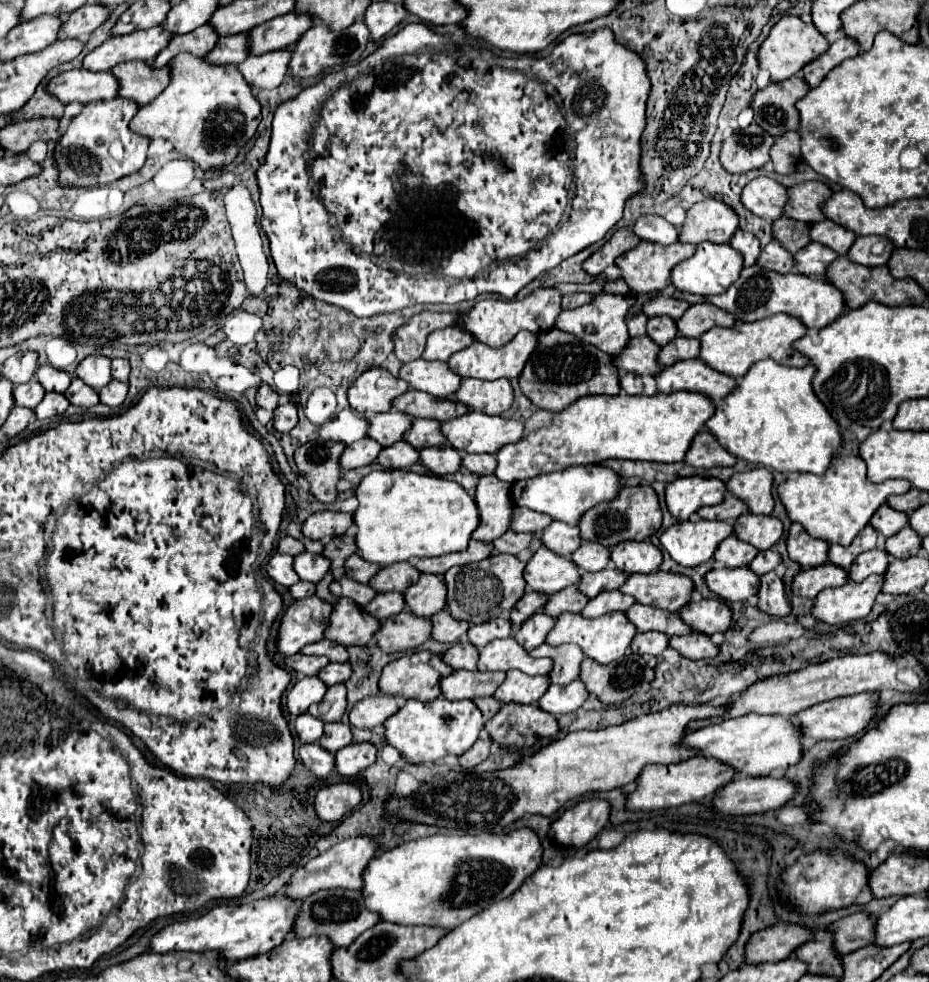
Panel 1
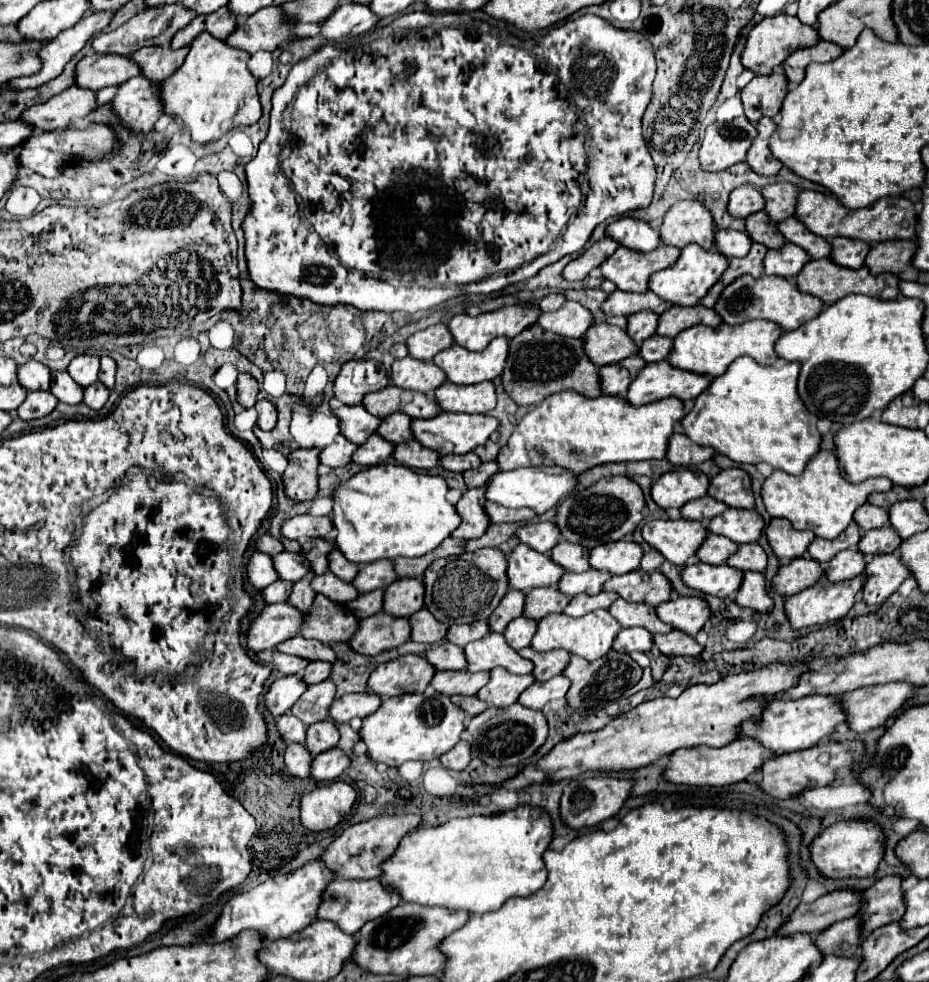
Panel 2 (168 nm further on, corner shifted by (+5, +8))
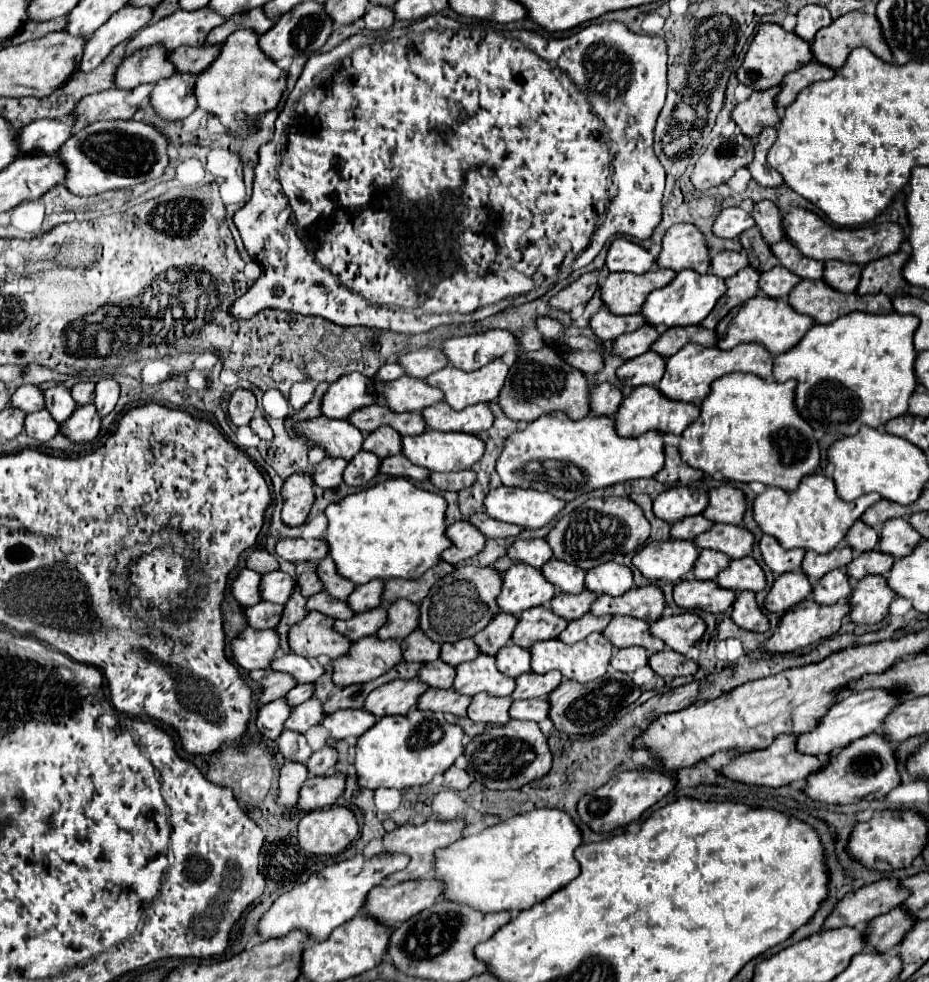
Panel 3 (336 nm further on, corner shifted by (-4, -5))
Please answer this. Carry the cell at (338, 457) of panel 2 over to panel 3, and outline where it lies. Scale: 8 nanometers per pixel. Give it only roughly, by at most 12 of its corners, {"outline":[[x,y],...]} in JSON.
{"outline":[[324,459],[312,473],[314,485],[334,489],[342,483],[344,459]]}

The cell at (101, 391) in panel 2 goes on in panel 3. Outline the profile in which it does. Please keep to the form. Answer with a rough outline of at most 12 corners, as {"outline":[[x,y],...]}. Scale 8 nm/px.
{"outline":[[94,405],[78,407],[60,433],[72,443],[88,443],[100,431]]}

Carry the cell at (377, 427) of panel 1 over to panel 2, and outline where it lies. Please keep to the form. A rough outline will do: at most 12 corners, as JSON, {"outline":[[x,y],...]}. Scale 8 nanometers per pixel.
{"outline":[[339,406],[341,434],[355,444],[367,442],[383,422],[365,406]]}

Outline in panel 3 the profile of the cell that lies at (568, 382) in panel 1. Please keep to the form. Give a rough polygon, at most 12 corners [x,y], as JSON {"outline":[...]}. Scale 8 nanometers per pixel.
{"outline":[[550,347],[520,355],[500,391],[506,417],[590,415],[590,387]]}

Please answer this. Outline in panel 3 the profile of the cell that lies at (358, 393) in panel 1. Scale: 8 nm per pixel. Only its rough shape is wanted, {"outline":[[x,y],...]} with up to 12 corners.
{"outline":[[362,373],[336,379],[322,397],[328,419],[348,419],[376,403],[374,383]]}

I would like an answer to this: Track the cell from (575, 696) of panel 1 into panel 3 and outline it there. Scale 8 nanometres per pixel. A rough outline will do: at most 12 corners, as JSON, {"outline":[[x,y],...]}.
{"outline":[[546,697],[514,701],[510,719],[542,721],[546,719]]}

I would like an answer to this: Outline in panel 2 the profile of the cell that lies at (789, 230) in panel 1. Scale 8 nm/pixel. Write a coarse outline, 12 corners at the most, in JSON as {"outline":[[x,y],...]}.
{"outline":[[765,210],[747,216],[747,232],[767,248],[781,248],[785,236]]}

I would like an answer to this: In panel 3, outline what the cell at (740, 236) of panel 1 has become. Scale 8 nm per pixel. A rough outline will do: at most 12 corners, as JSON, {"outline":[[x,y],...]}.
{"outline":[[720,251],[710,259],[710,273],[728,279],[748,267],[746,255]]}

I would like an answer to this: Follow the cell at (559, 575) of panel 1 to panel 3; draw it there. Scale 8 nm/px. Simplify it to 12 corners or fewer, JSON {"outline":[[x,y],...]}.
{"outline":[[526,563],[502,575],[500,611],[544,605],[554,587]]}

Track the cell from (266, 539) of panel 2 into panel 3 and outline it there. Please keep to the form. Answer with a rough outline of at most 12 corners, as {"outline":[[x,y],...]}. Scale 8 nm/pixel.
{"outline":[[252,551],[246,567],[264,575],[278,569],[268,551]]}

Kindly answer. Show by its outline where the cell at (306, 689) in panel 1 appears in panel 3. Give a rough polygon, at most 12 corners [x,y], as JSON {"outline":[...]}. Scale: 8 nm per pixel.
{"outline":[[284,699],[262,705],[258,731],[276,741],[292,707]]}

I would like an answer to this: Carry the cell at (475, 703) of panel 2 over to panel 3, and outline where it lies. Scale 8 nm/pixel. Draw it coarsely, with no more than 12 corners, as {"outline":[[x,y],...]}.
{"outline":[[454,719],[468,737],[476,737],[486,725],[466,719]]}

